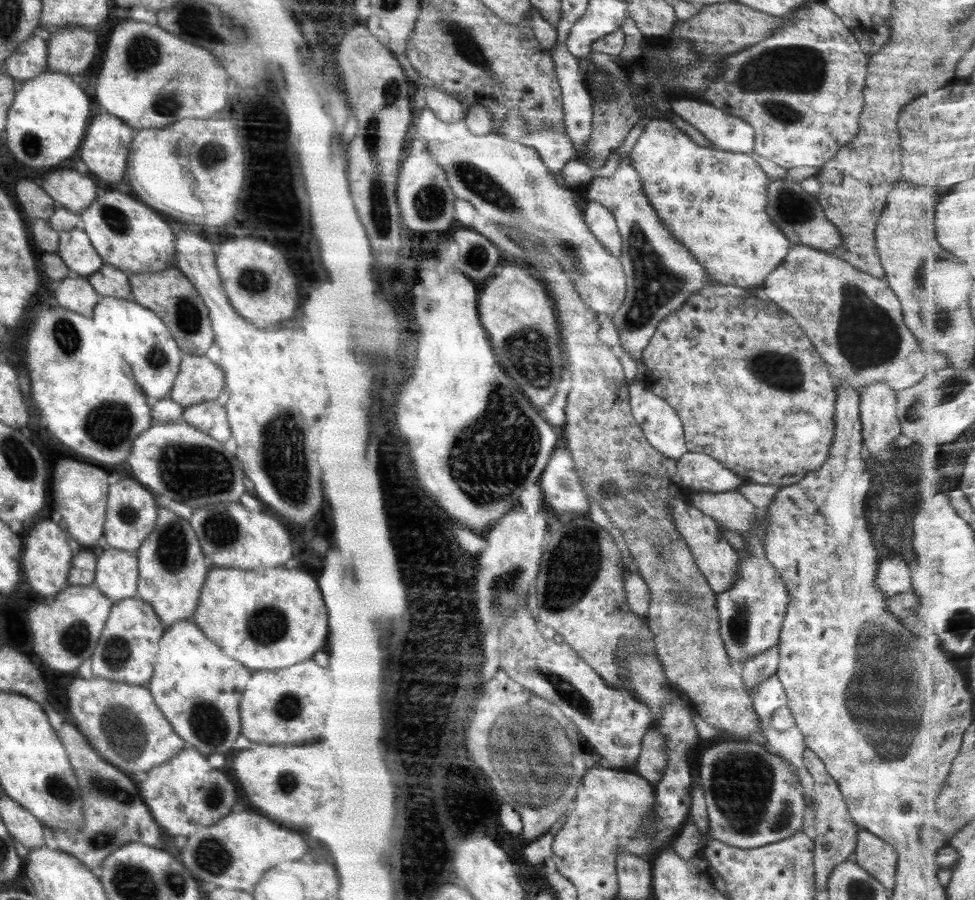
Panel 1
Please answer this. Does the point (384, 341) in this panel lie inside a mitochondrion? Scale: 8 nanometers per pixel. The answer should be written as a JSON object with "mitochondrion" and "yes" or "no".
{"mitochondrion":"yes"}

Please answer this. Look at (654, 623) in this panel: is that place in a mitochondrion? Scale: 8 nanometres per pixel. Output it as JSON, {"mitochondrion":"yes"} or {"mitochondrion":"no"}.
{"mitochondrion":"no"}

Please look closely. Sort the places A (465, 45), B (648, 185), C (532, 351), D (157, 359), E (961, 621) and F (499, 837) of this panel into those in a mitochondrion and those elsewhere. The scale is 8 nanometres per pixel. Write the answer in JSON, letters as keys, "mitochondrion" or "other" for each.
{"A":"mitochondrion","B":"other","C":"mitochondrion","D":"mitochondrion","E":"mitochondrion","F":"other"}

